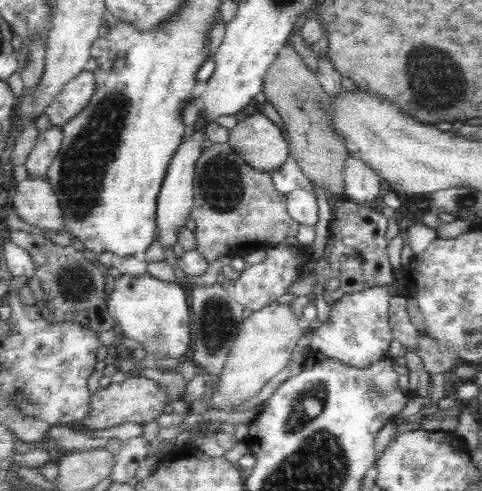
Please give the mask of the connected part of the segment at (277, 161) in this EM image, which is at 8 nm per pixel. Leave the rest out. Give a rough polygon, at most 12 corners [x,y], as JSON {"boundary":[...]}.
{"boundary":[[261,111],[229,130],[227,143],[262,172],[278,170],[289,144]]}

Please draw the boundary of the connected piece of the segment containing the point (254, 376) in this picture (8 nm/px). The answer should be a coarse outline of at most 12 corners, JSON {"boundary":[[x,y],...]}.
{"boundary":[[288,304],[246,315],[208,408],[231,413],[288,366]]}

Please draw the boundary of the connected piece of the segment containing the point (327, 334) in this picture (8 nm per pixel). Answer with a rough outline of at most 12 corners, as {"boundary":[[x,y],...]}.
{"boundary":[[390,289],[344,295],[312,350],[359,370],[389,358]]}

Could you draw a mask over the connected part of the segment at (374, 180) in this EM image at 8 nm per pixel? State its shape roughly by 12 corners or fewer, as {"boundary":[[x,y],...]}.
{"boundary":[[346,159],[344,199],[378,206],[383,180],[364,161]]}

